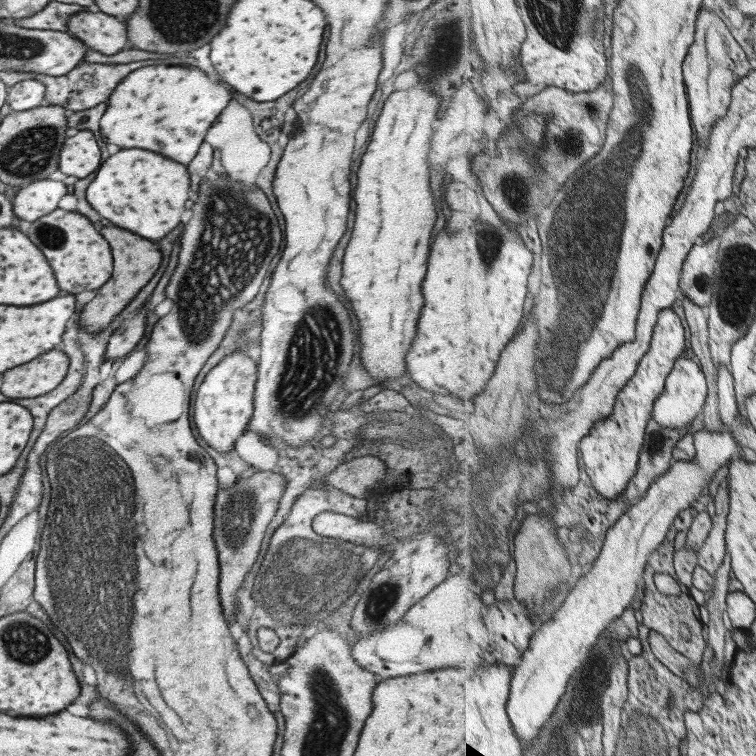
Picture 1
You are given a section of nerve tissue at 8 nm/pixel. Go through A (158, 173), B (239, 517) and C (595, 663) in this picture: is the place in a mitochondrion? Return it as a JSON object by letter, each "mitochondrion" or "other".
{"A":"other","B":"mitochondrion","C":"other"}

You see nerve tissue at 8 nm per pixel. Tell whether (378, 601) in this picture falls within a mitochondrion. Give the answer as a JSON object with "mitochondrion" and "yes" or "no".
{"mitochondrion":"yes"}

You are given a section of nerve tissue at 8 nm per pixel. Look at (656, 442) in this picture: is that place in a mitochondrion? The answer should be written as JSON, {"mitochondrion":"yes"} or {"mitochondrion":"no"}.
{"mitochondrion":"yes"}

